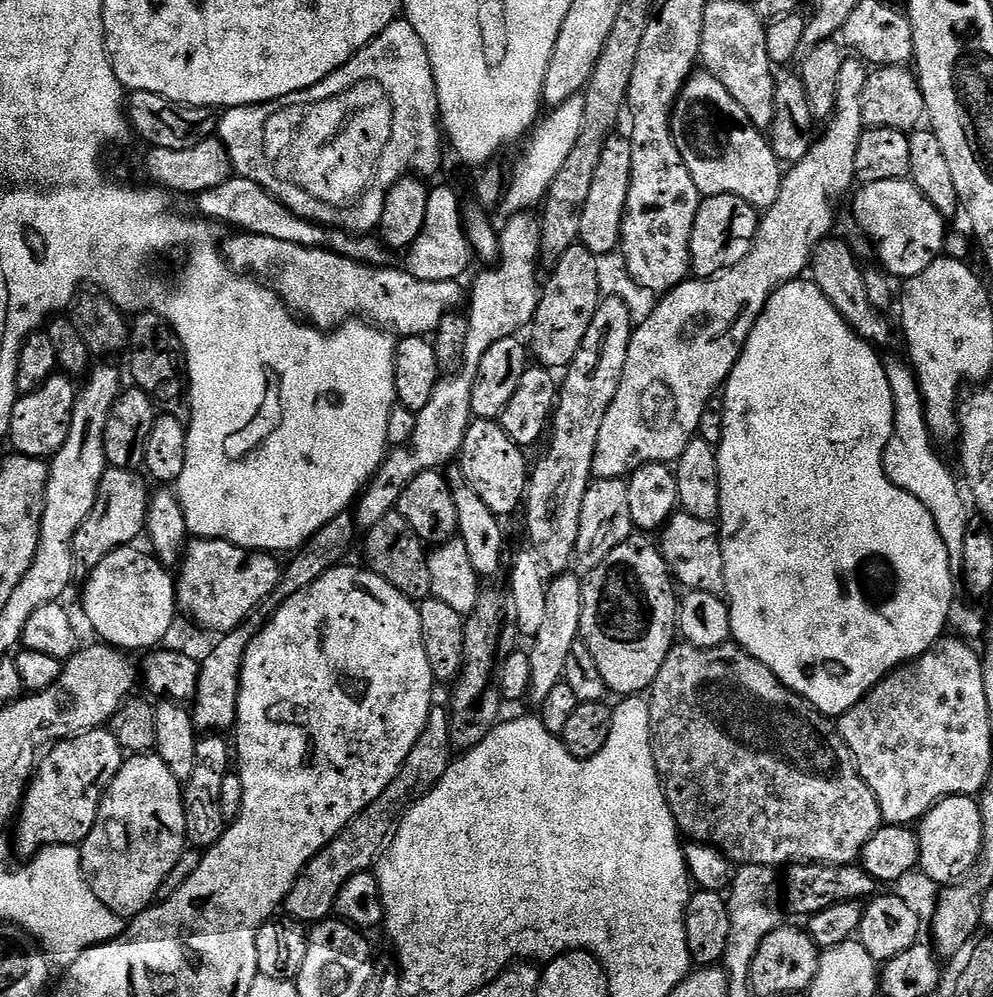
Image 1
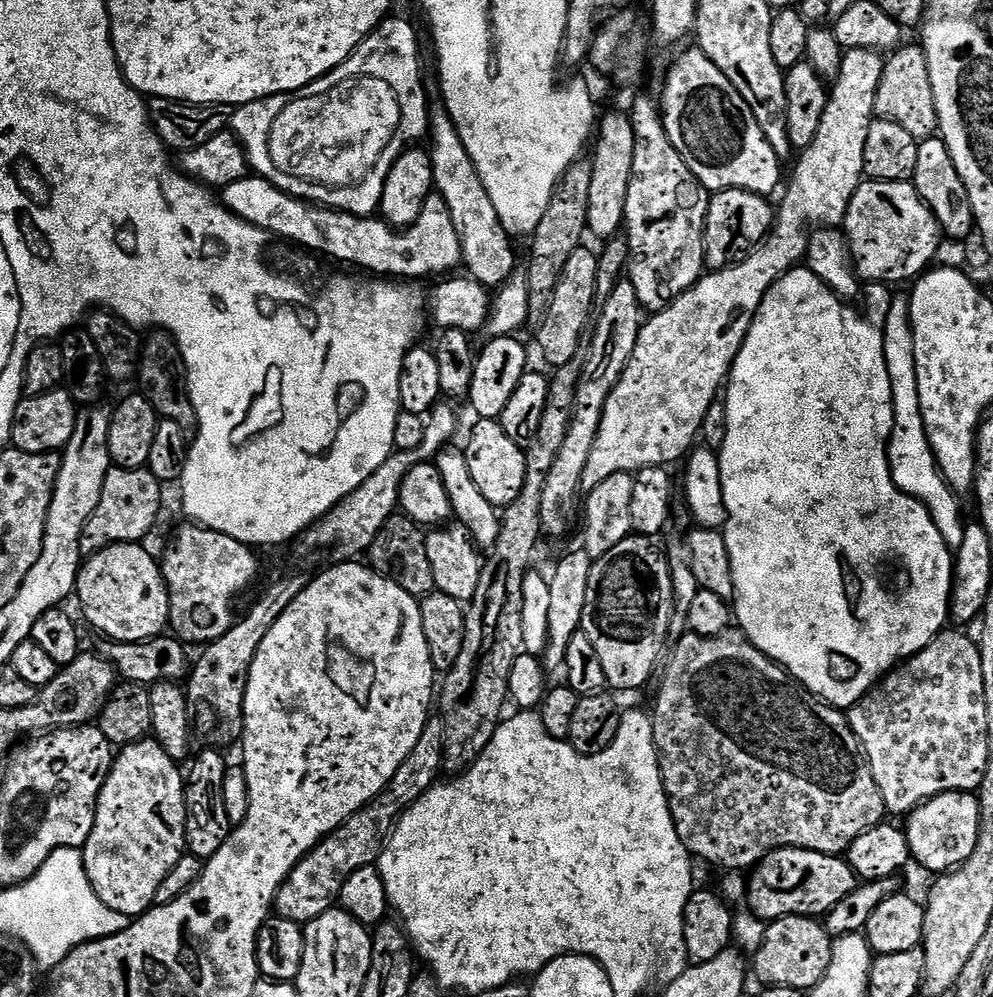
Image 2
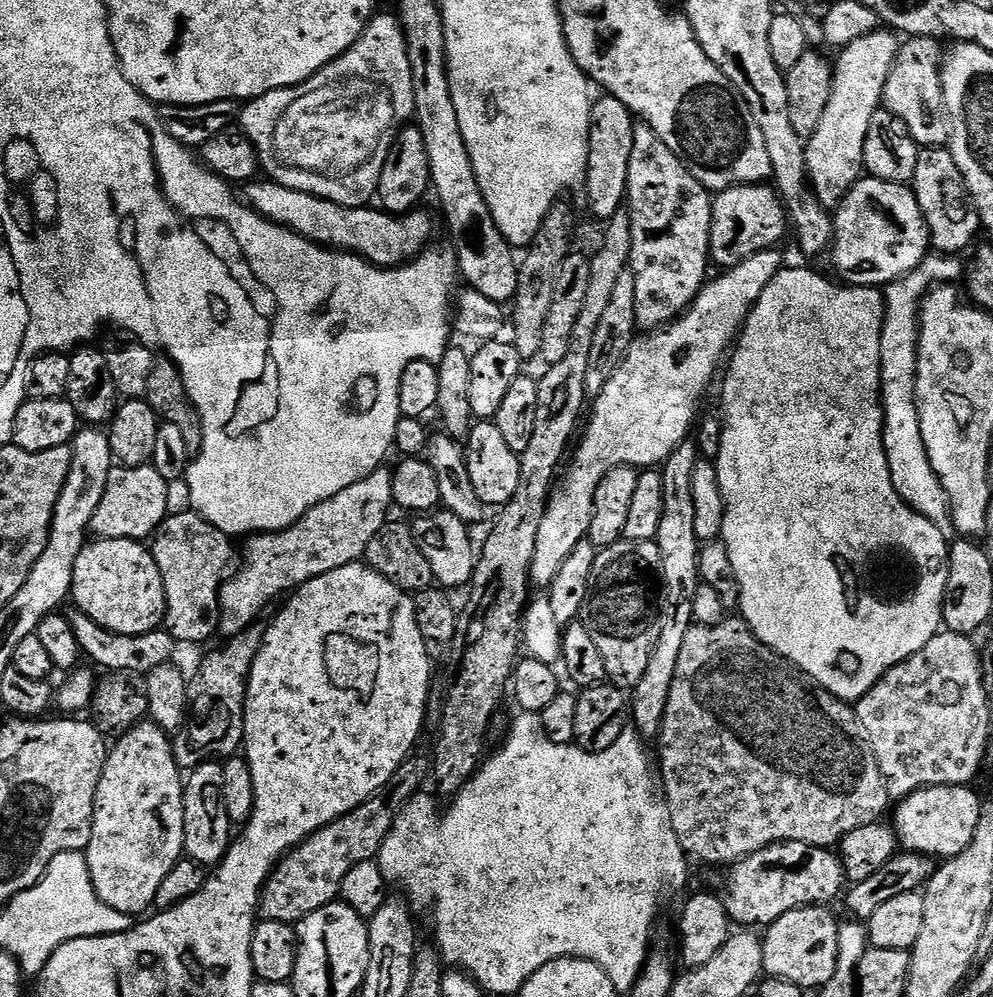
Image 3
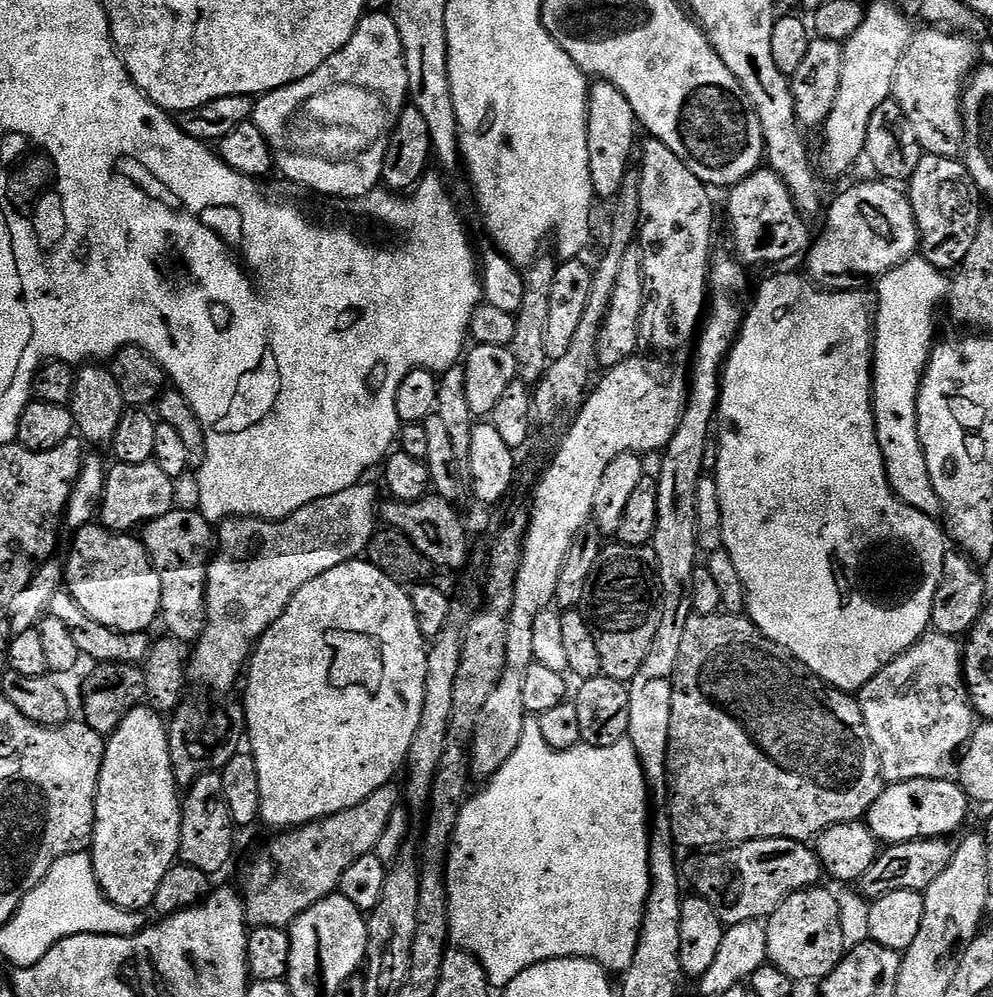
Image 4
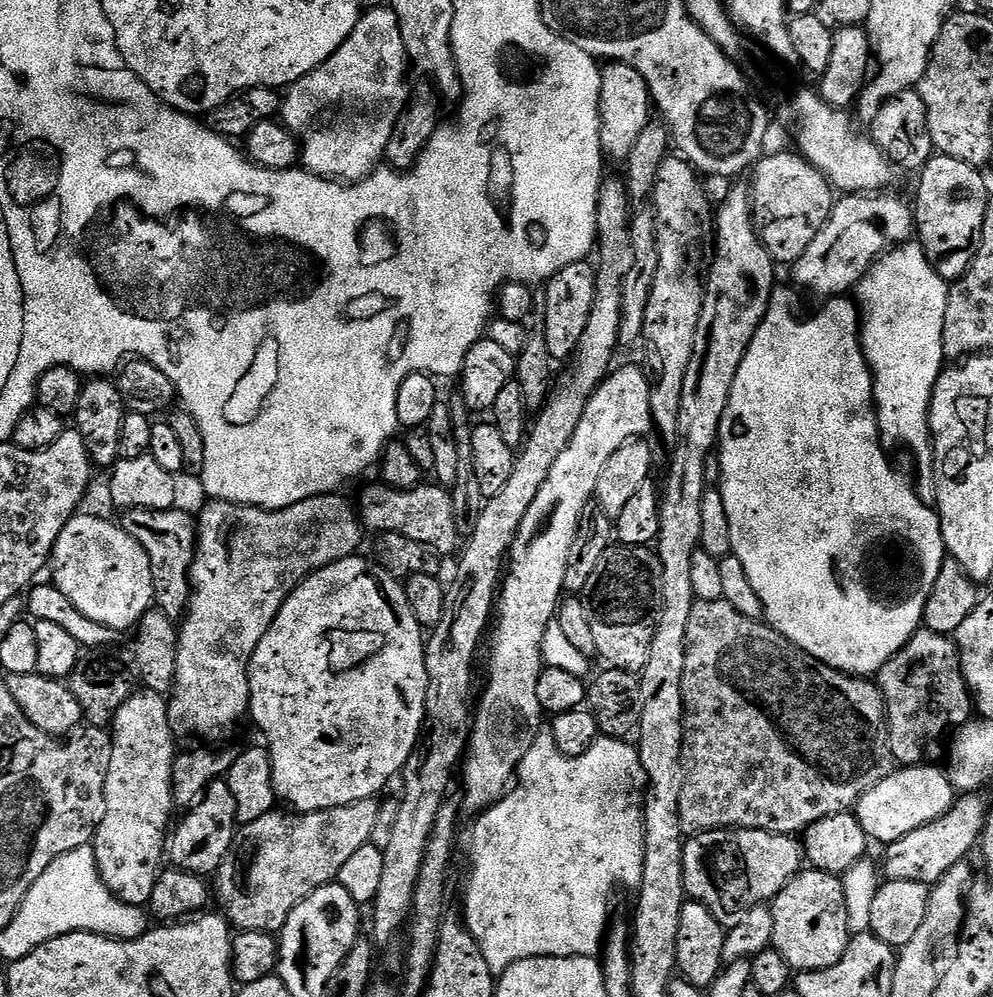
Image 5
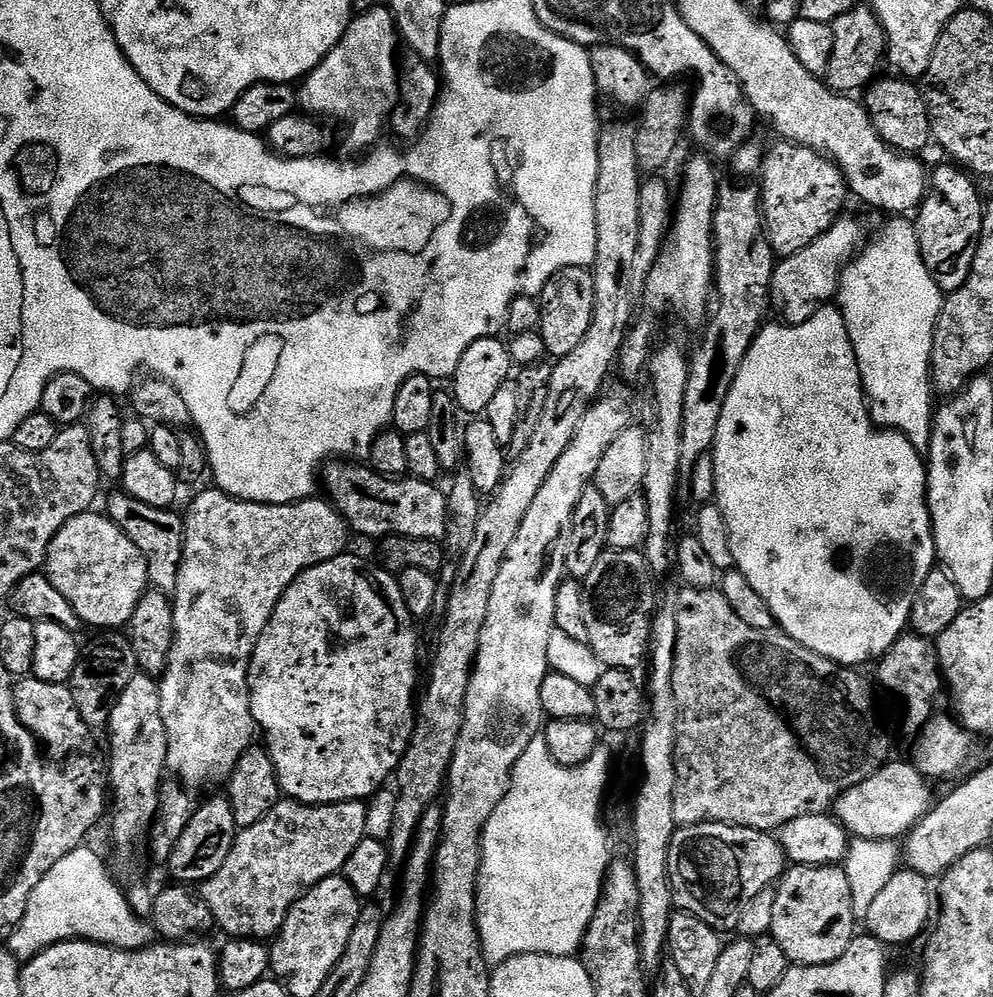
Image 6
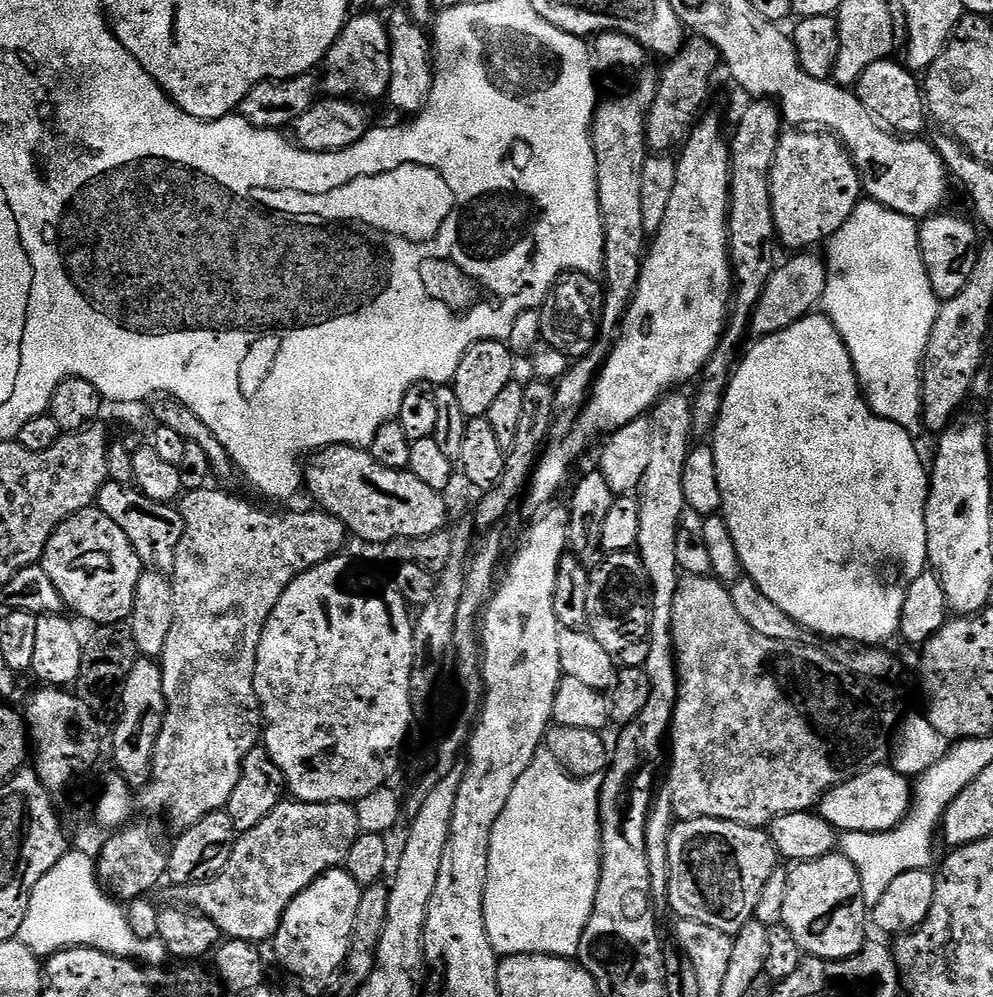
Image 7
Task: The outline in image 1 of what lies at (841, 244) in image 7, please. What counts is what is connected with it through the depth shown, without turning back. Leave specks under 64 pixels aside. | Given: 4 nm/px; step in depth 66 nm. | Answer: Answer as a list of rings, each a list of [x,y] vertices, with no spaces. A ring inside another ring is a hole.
[[[889,359],[886,364],[896,413],[892,437],[884,451],[884,469],[890,482],[894,482],[894,486],[914,494],[914,498],[918,498],[918,502],[922,502],[922,506],[930,510],[934,518],[934,526],[938,526],[938,534],[942,534],[942,542],[946,542],[952,567],[960,570],[964,566],[962,542],[966,538],[966,526],[970,513],[964,509],[964,500],[960,497],[961,485],[958,480],[956,485],[951,470],[944,465],[943,458],[936,453],[937,445],[934,443],[932,433],[928,430],[924,401],[920,399],[920,386],[916,382],[913,369],[903,359],[901,360]]]

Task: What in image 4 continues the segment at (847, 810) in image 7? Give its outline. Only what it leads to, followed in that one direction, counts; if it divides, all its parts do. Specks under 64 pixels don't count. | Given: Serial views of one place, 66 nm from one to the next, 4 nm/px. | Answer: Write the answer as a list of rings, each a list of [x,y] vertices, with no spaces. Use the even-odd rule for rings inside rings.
[[[951,779],[911,780],[901,784],[888,784],[869,810],[866,823],[877,841],[888,846],[905,844],[911,840],[948,838],[951,837],[951,832],[956,832],[963,826],[968,808],[970,809],[970,801],[967,794],[959,783]]]

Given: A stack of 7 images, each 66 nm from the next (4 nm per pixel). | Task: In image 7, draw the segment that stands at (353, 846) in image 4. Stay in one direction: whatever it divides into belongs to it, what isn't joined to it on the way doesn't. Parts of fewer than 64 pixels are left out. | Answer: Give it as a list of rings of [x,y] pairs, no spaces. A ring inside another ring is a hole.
[[[285,798],[280,805],[258,826],[239,833],[236,845],[230,854],[230,862],[226,862],[223,872],[213,876],[210,880],[203,880],[197,884],[182,884],[169,887],[169,901],[180,906],[202,913],[227,939],[250,940],[253,942],[271,941],[276,935],[278,926],[282,922],[282,914],[286,914],[286,906],[310,886],[323,872],[331,868],[339,868],[350,854],[350,846],[359,838],[361,828],[358,822],[355,803],[347,800],[334,802],[306,802],[295,798]]]

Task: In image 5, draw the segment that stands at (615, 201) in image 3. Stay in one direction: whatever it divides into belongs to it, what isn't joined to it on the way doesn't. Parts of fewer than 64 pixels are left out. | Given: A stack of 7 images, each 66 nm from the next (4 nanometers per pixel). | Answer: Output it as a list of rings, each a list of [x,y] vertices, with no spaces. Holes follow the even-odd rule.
[[[608,62],[603,65],[604,69],[599,69],[598,76],[598,105],[600,108],[600,150],[609,161],[620,160],[627,161],[630,150],[634,150],[634,142],[638,142],[638,134],[647,128],[650,123],[648,117],[648,108],[650,109],[650,97],[648,86],[644,83],[642,77],[632,69],[628,64],[617,64]]]

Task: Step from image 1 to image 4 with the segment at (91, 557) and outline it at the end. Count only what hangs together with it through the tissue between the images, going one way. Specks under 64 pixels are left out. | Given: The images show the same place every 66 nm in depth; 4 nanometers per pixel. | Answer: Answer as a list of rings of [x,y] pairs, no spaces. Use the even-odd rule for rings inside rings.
[[[153,459],[138,462],[138,466],[113,463],[108,468],[106,486],[100,499],[99,523],[111,532],[131,533],[177,507],[176,487],[174,481],[162,470],[162,466],[158,466]]]

